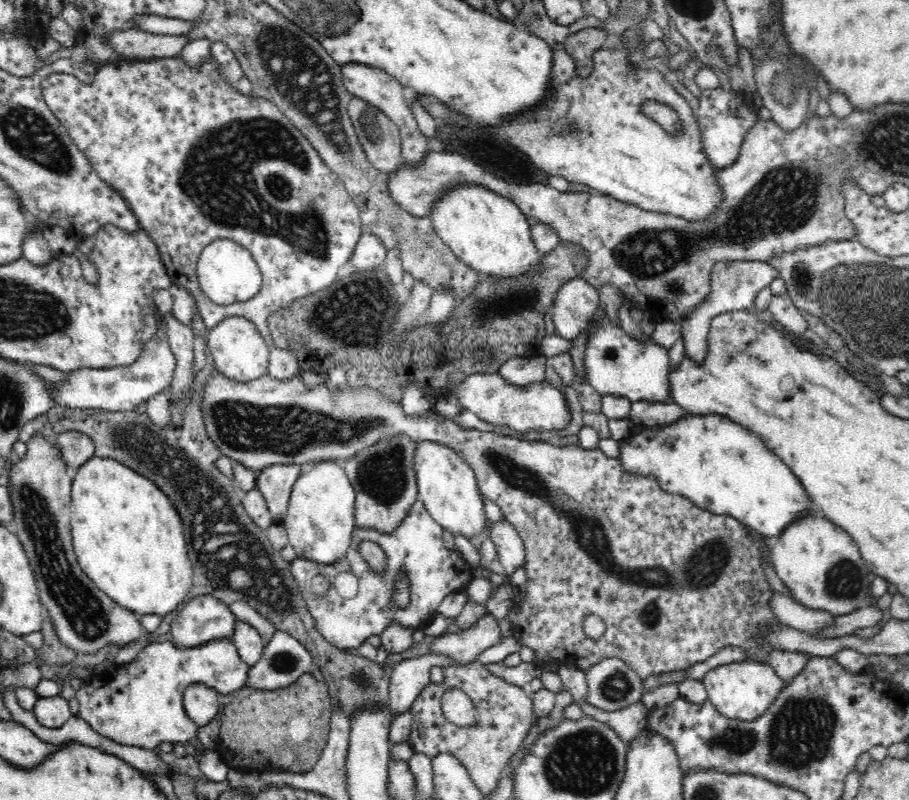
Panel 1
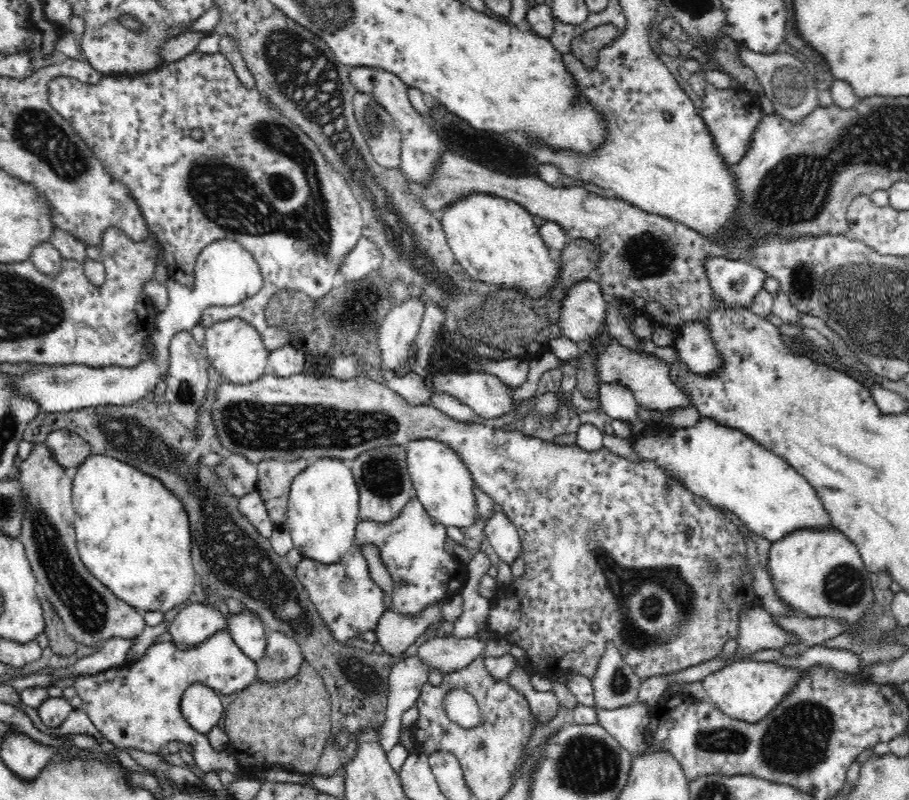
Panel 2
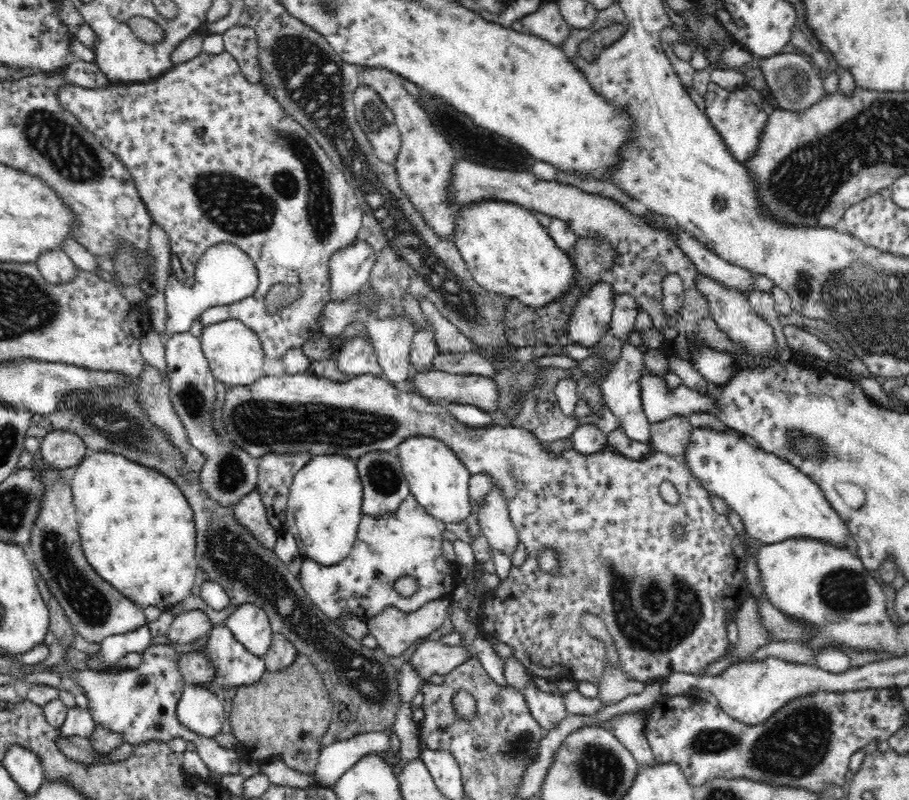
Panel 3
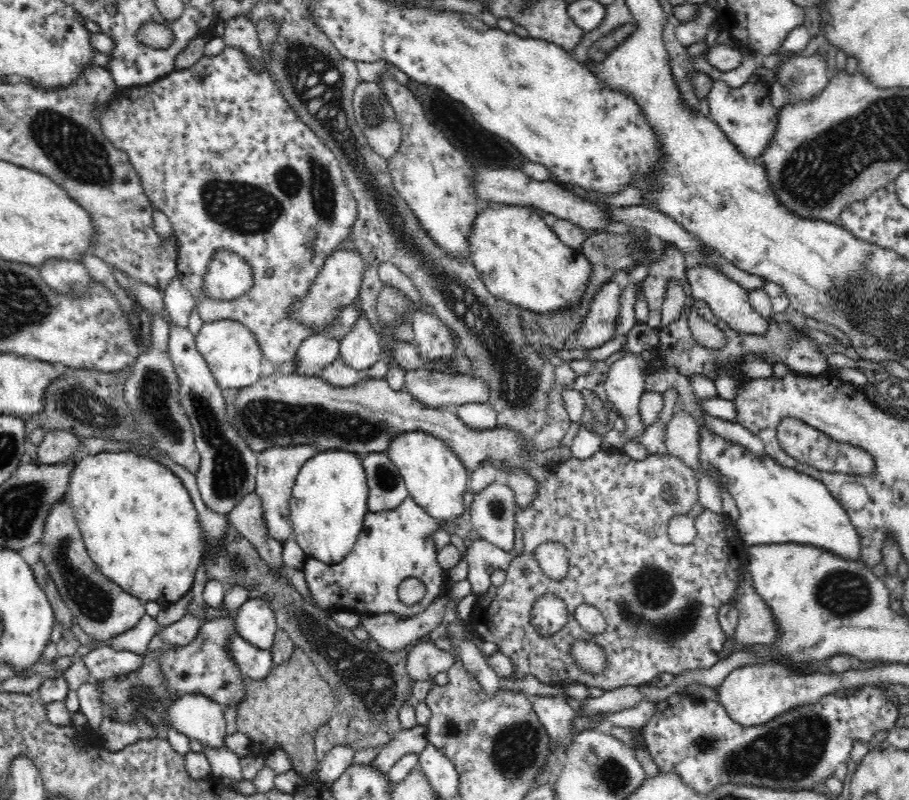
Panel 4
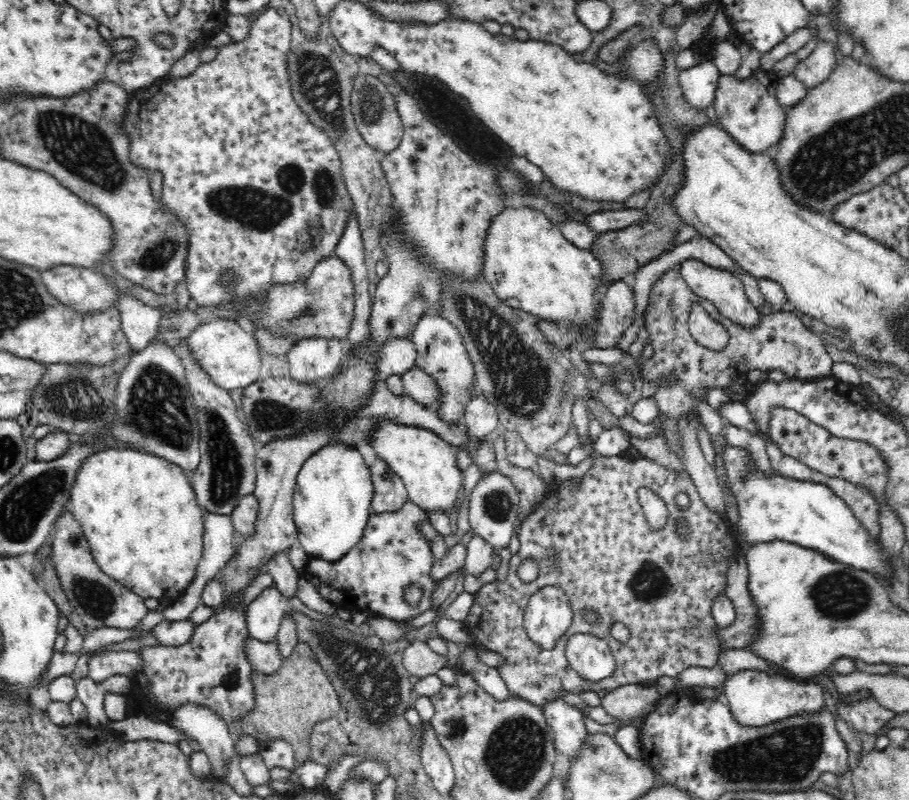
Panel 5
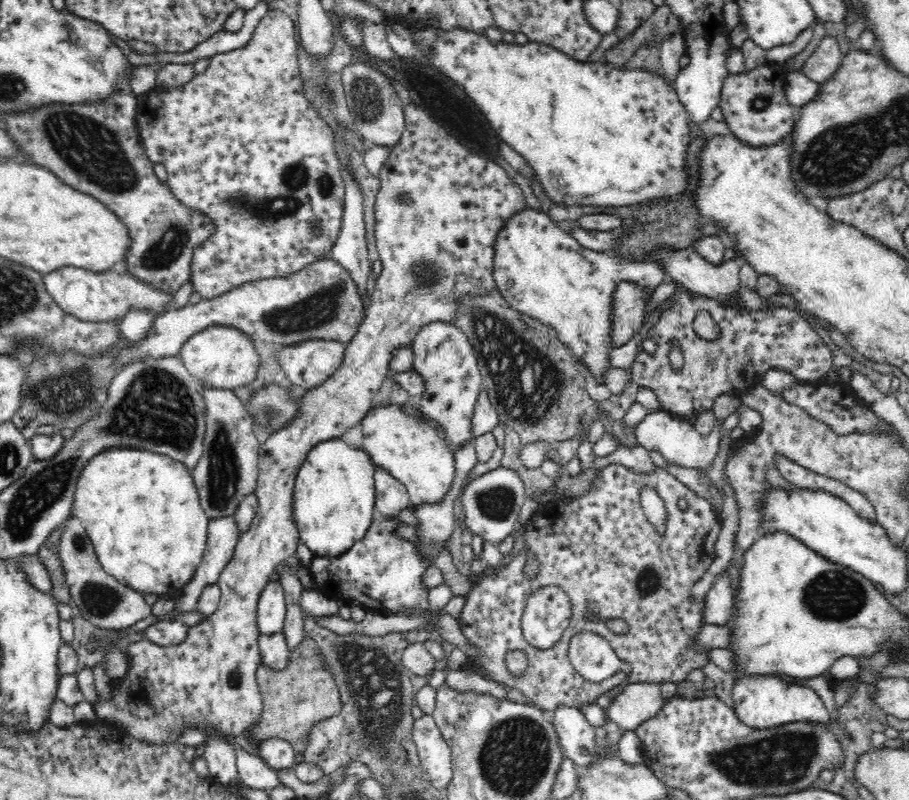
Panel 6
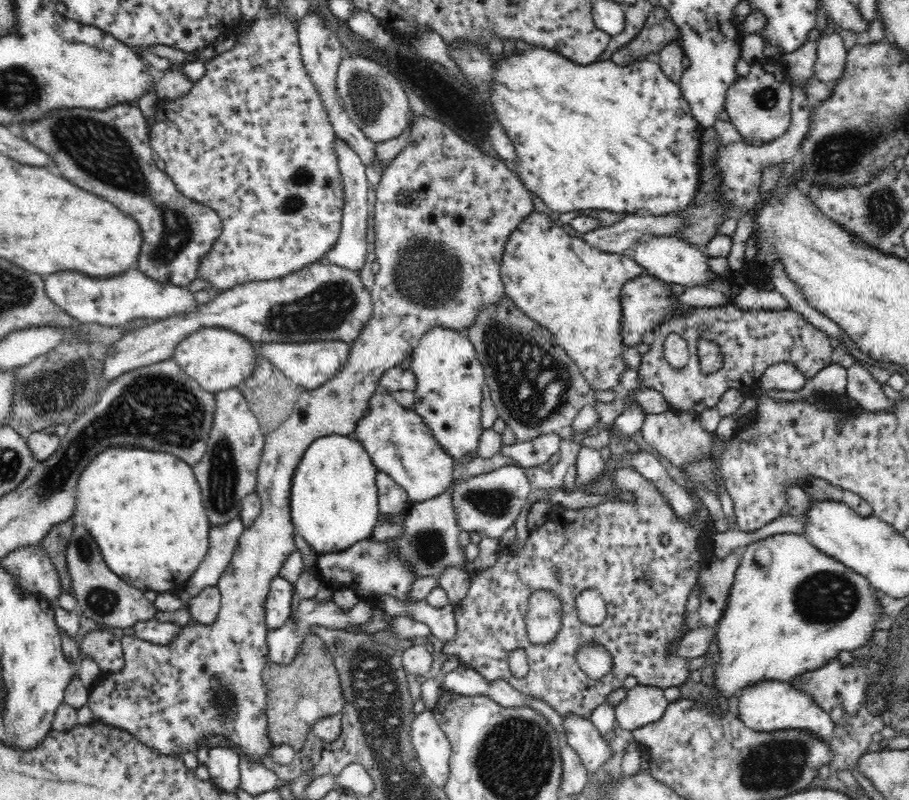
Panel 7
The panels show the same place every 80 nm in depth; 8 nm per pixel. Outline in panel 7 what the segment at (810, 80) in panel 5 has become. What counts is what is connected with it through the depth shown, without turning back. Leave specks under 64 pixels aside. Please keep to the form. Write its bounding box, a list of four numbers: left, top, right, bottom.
[814,34,847,83]

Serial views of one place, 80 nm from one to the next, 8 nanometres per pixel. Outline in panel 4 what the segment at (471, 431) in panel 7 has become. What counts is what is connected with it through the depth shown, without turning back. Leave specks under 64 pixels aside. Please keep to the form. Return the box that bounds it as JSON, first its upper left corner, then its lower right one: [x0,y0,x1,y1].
[412,309,459,360]

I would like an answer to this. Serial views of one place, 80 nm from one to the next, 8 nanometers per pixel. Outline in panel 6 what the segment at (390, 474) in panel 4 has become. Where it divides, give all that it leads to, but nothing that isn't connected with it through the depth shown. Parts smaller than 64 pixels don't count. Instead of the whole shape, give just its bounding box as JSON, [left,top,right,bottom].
[374,466,411,516]

